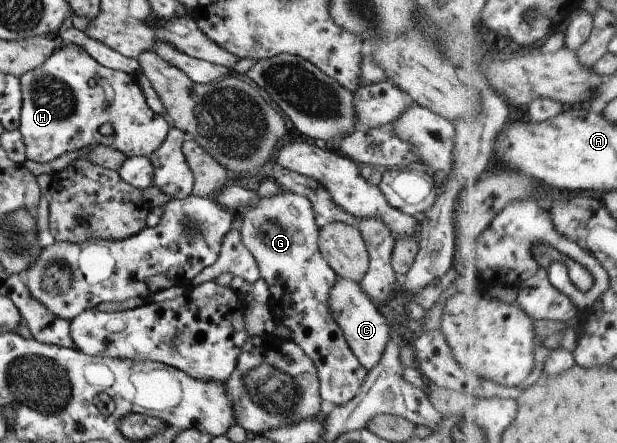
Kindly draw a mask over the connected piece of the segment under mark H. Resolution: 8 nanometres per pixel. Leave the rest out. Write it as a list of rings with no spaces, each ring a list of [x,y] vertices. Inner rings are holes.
[[[59,45],[42,66],[22,74],[19,80],[23,102],[18,130],[26,158],[36,163],[48,163],[64,153],[99,145],[112,146],[128,158],[150,156],[171,128],[148,107],[142,78],[102,67],[79,45]],[[106,123],[112,125],[113,132],[104,136],[99,129]]]

